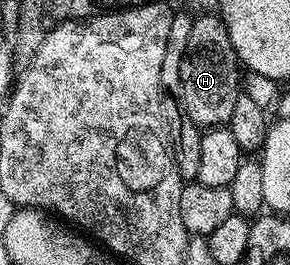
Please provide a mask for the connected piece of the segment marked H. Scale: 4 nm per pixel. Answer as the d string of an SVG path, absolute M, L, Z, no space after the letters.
M195 16L191 20L185 57L181 61L181 105L185 115L199 130L207 131L229 124L236 97L240 93L241 74L238 56L232 49L228 29L221 16Z

